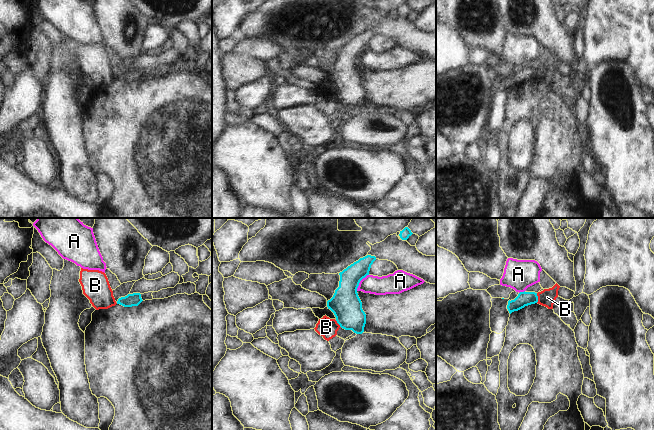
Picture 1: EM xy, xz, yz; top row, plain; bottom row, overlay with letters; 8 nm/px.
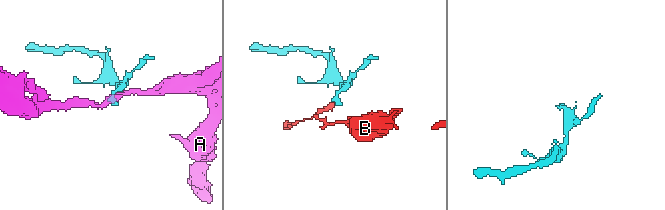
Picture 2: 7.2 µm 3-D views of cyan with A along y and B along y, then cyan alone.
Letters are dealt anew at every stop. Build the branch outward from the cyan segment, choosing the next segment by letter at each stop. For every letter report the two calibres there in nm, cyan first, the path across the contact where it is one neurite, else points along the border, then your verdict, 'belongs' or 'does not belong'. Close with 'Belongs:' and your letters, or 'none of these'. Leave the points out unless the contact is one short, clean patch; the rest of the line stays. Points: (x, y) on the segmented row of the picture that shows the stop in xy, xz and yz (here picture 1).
A: 240 nm thick on the cyan side, 160 nm on the other; does not belong
B: 120 nm thick on the cyan side, 140 nm on the other; border along yz (536, 293), (537, 302); does not belong
Belongs: none of these

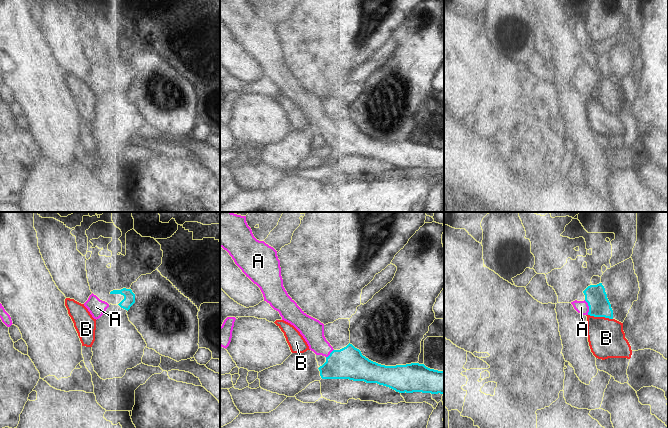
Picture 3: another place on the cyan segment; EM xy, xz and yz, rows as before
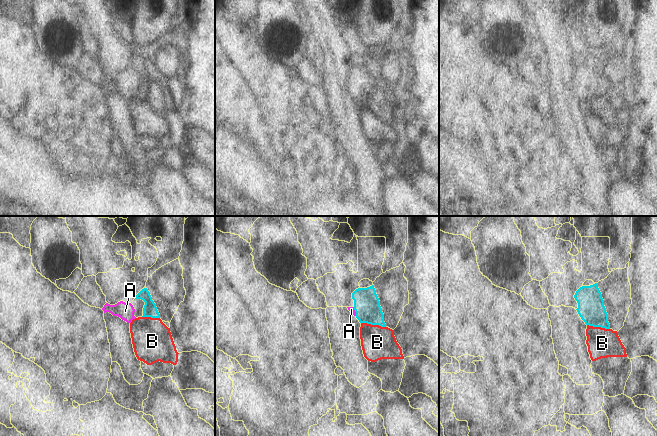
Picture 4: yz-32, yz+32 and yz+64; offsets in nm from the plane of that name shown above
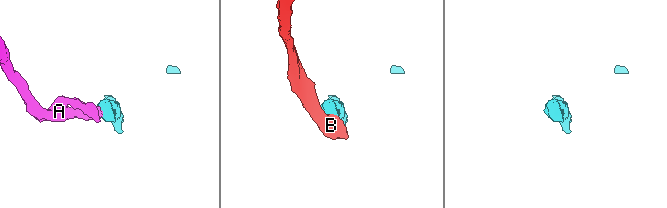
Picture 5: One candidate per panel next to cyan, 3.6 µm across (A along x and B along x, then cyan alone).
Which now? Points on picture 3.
A: 180 nm thick on the cyan side, 100 nm on the other; runs through yz (599, 306), (589, 307), (581, 307); belongs
B: 180 nm thick on the cyan side, 300 nm on the other; border along yz (588, 314), (612, 319); does not belong
Belongs: A

